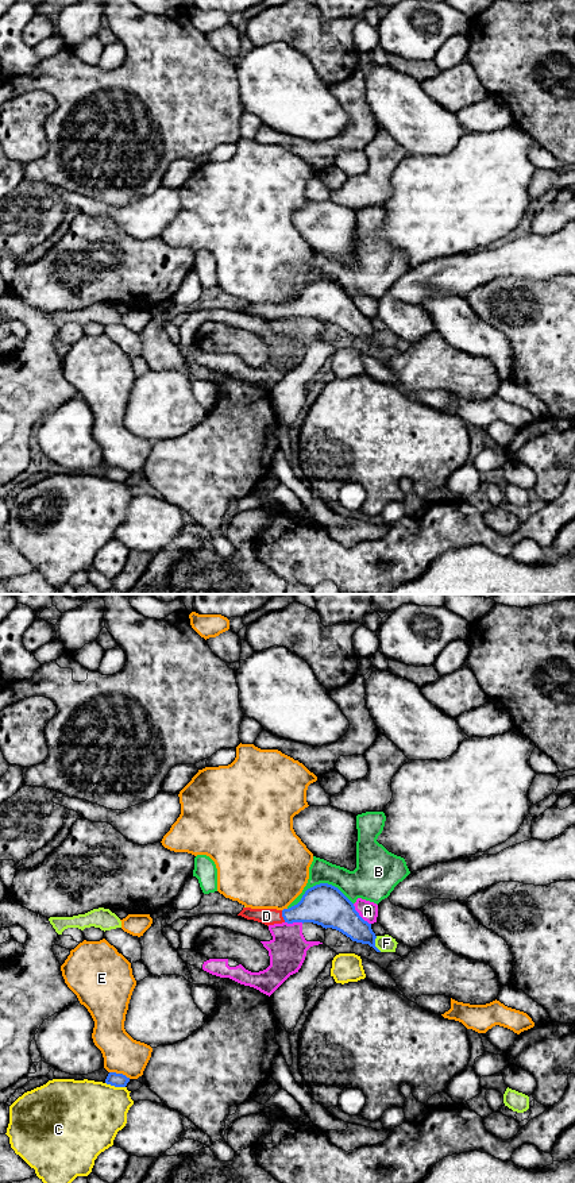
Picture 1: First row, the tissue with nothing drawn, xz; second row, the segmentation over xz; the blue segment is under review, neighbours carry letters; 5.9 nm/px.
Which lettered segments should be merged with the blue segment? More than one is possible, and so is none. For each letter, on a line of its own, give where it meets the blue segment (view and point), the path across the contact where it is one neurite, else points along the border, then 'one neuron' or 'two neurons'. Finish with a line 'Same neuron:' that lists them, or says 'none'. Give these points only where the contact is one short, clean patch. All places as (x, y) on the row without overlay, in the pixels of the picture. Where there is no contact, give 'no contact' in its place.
A: contact xz (358, 309); two neurons
B: contact xz (320, 278); two neurons
C: contact xz (115, 481); two neurons
D: contact xz (282, 311); way xz (323, 300), (282, 311), (266, 311); one neuron
E: contact xz (120, 469); two neurons
F: contact xz (374, 339); two neurons
Same neuron: D

